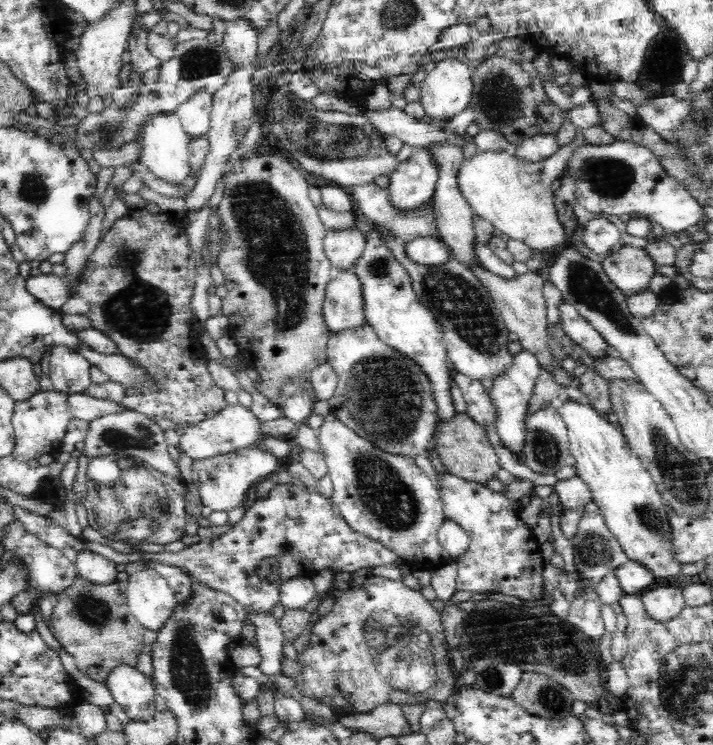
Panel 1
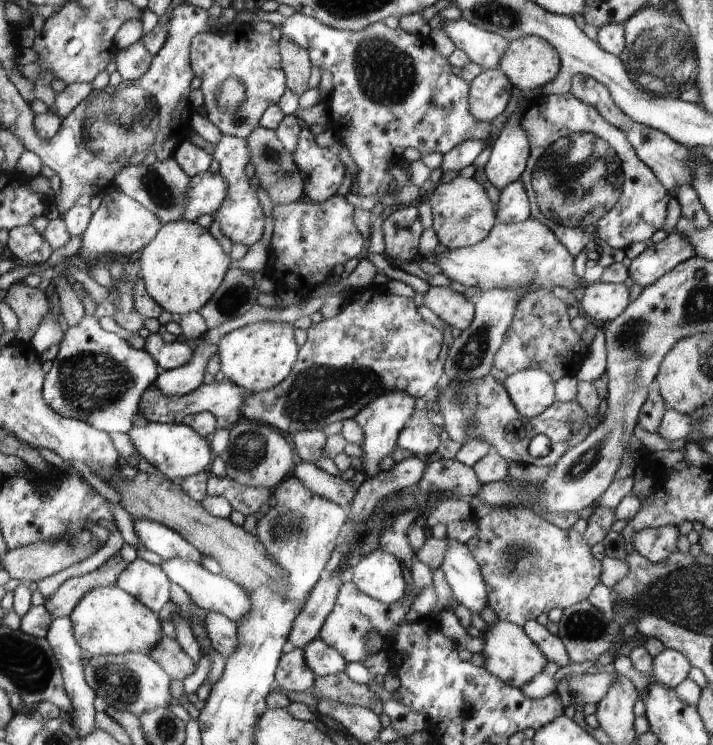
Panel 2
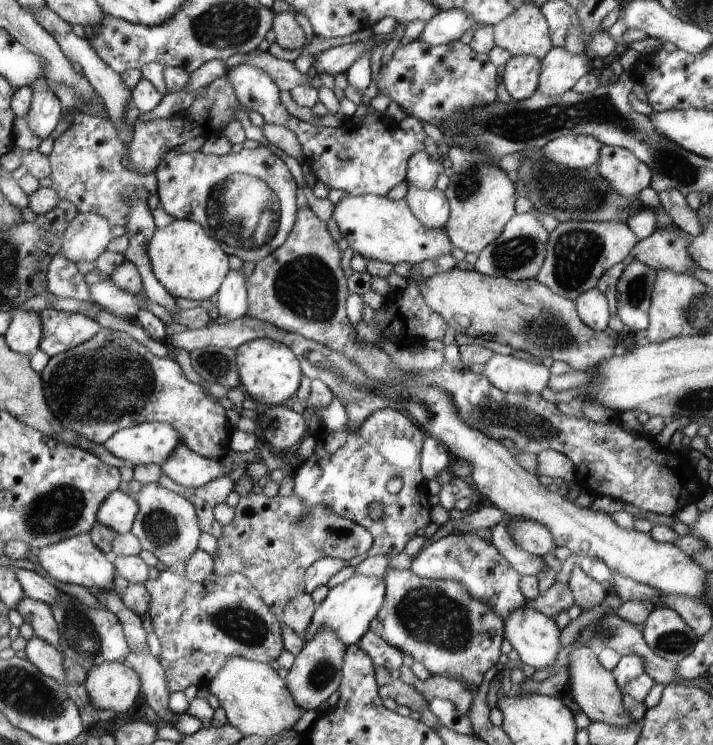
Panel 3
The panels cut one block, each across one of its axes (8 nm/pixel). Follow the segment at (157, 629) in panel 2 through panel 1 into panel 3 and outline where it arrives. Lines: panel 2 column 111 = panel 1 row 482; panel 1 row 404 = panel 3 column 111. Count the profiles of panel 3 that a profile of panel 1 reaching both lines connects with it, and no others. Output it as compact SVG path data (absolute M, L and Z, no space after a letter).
M89 533L73 536L71 539L42 547L36 556L46 574L64 584L78 584L92 593L105 593L114 590L114 578L118 576L112 557L101 550Z

